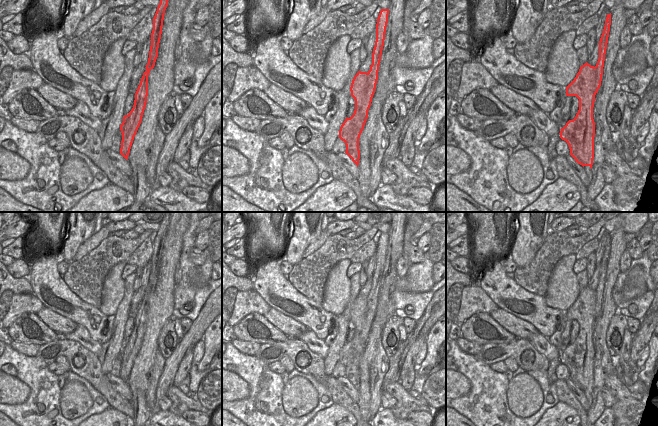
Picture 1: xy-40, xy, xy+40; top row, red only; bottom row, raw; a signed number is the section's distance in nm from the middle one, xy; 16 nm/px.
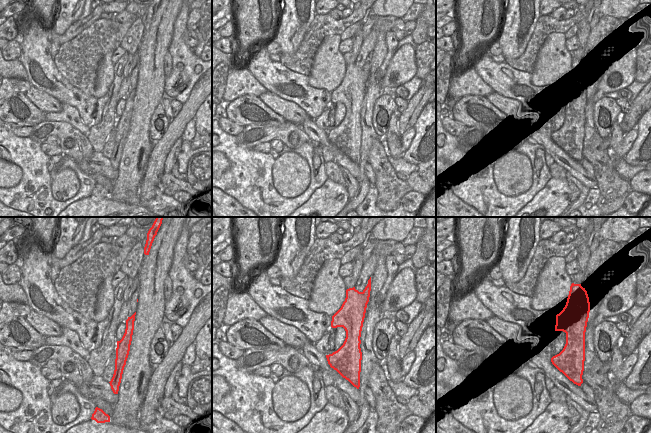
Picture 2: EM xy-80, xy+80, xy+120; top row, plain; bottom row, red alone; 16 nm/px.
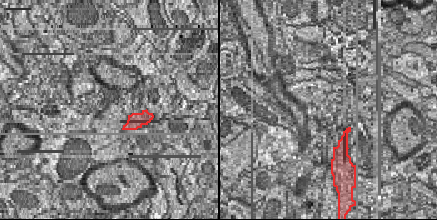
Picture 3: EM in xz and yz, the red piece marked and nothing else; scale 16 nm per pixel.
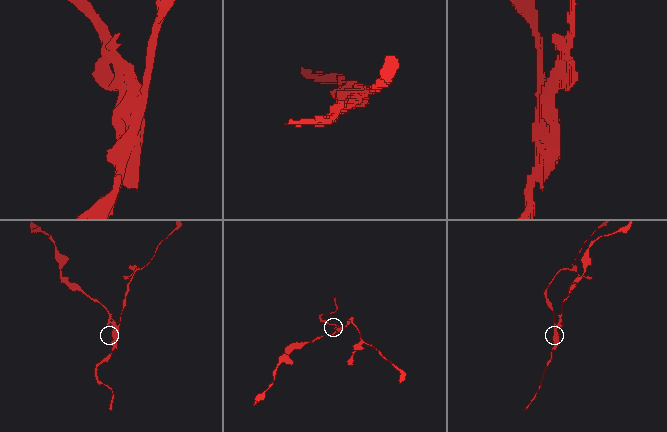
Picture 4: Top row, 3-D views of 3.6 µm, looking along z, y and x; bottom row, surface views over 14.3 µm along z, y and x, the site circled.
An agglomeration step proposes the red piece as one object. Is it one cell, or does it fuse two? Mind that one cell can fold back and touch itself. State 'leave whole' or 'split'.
split

